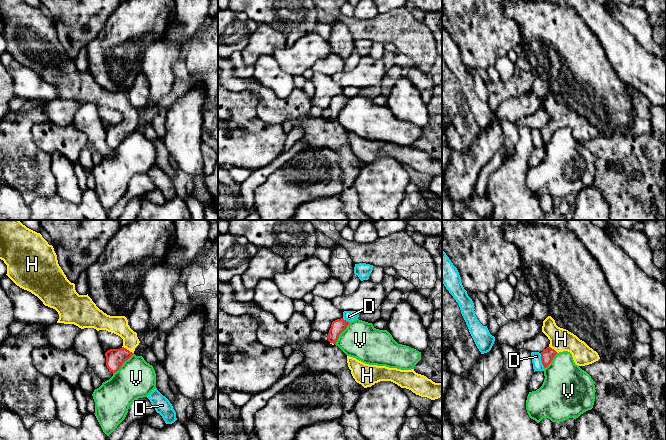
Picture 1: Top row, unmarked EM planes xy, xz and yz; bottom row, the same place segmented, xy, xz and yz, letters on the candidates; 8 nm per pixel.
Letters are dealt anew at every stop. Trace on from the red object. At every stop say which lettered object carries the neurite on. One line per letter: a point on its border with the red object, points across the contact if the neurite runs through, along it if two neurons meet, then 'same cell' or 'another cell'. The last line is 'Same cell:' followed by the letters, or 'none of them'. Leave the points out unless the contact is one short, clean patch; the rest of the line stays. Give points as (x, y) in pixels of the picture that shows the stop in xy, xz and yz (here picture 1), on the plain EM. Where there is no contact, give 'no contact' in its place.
D: meets red in yz at (541, 136); border along yz (539, 129), (544, 143); another cell
H: meets red in xy at (128, 126); same cell
V: meets red in xy at (122, 140); border along xy (133, 129), (113, 149); another cell
Same cell: H

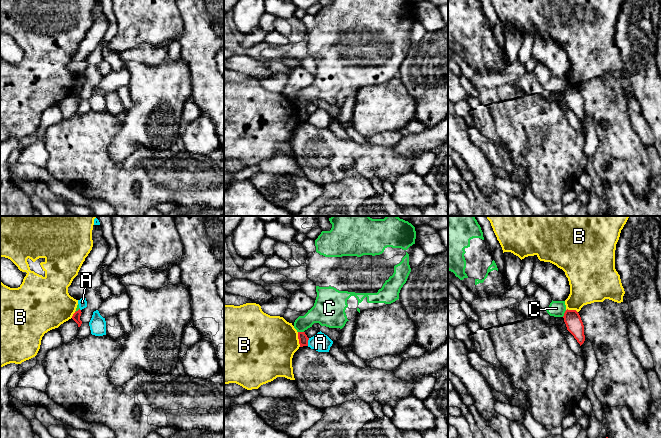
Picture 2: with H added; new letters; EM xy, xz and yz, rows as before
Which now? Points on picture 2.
A: meets red in xz at (307, 118); another cell
B: meets red in xz at (298, 114); another cell
C: meets red in yz at (564, 89); border along yz (566, 86), (562, 92); another cell
Same cell: none of them

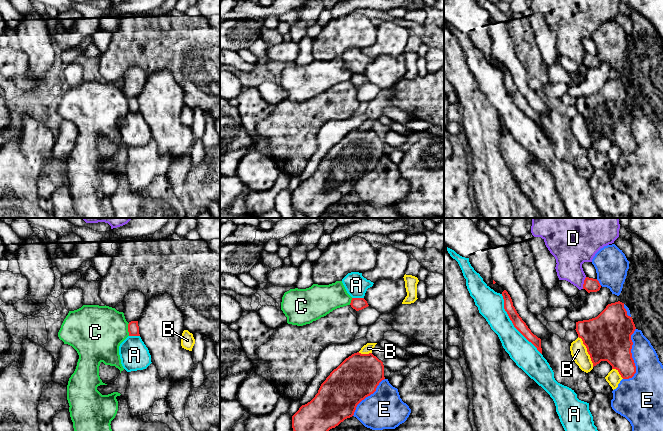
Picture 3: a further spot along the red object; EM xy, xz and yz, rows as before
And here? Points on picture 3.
A: meets red in yz at (513, 100); another cell
B: meets red in yz at (587, 127); another cell
C: meets red in xy at (128, 105); another cell
D: meets red in yz at (584, 59); another cell
E: meets red in yz at (631, 133); another cell
Same cell: none of them

